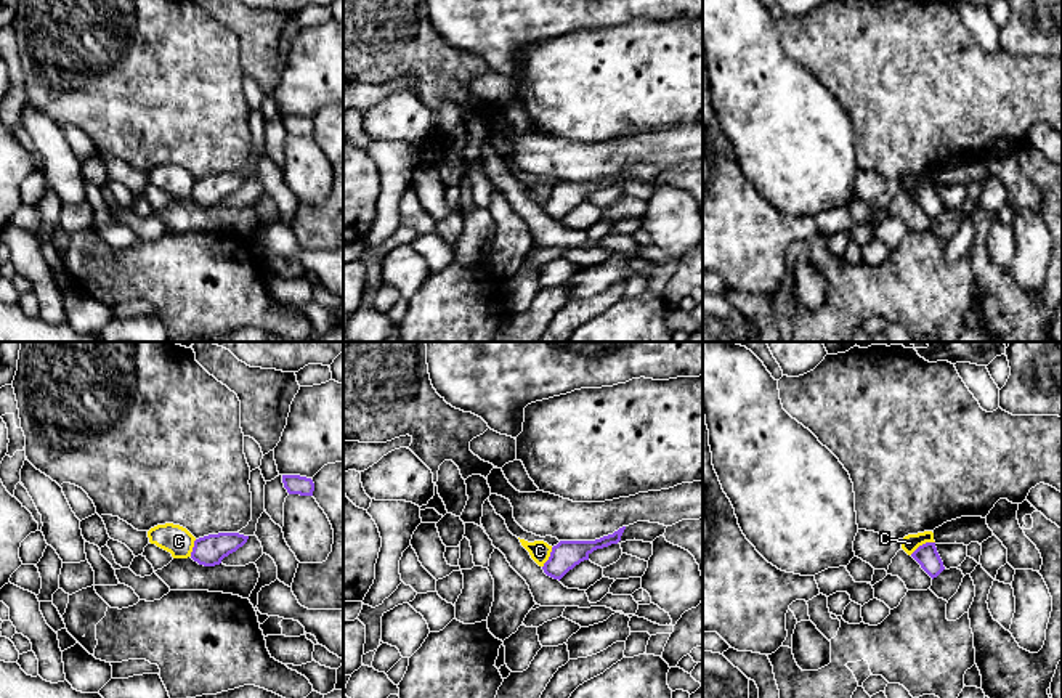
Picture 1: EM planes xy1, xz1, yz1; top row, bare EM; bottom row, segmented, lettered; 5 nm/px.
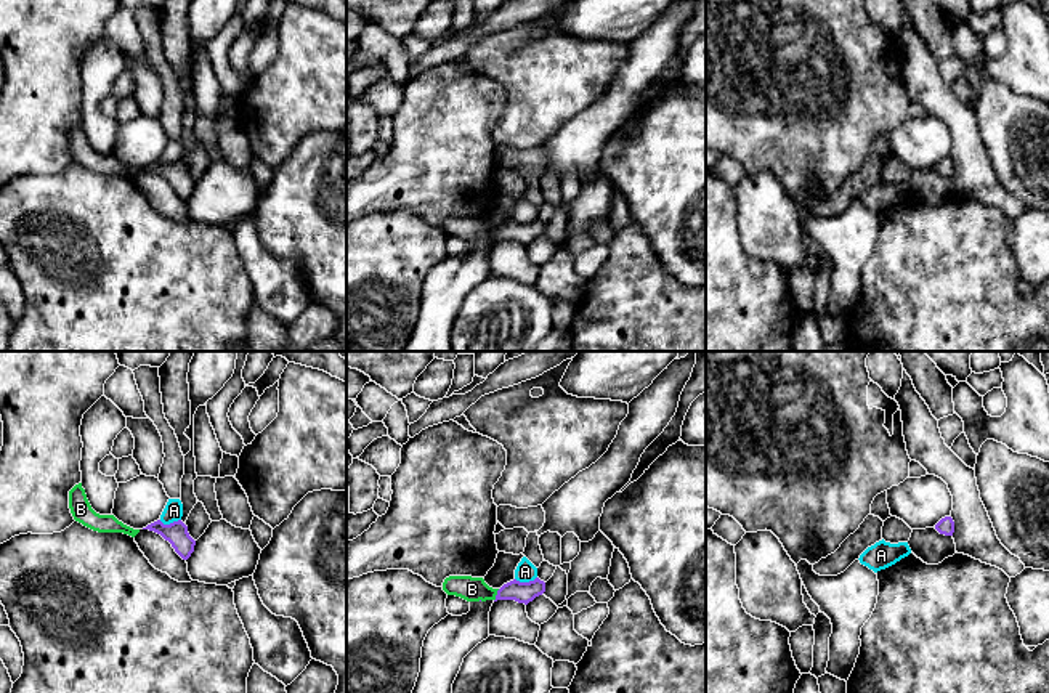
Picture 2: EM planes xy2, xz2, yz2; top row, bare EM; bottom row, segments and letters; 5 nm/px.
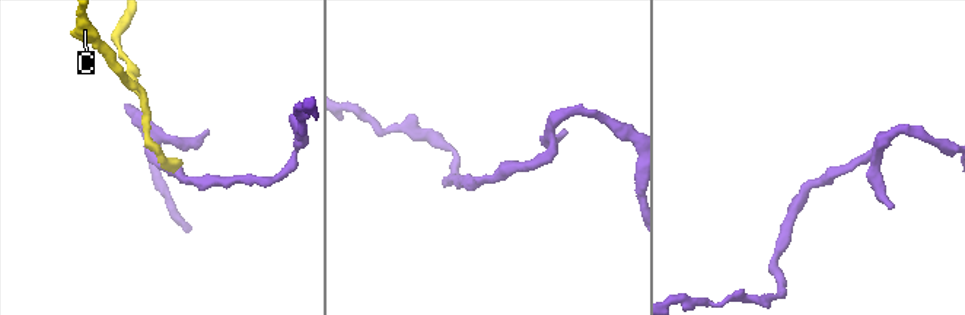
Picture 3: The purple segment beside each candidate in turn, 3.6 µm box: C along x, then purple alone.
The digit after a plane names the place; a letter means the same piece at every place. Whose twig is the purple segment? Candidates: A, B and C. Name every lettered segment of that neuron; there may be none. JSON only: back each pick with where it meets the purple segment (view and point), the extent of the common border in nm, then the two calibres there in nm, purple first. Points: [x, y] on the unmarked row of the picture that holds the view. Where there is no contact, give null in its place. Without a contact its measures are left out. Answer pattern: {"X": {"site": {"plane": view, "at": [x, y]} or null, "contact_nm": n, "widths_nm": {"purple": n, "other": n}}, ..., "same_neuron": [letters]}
{"B": {"site": {"plane": "xz2", "at": [496, 236]}, "contact_nm": 70, "widths_nm": {"purple": 110, "other": 130}}, "same_neuron": ["B"]}

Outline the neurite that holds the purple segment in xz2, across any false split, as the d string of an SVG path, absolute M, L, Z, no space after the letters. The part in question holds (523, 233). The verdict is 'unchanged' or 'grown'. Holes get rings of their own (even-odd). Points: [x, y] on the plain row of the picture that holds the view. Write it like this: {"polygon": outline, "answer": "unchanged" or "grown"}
{"polygon": "M449 217L443 223L443 231L448 236L456 236L467 242L515 241L518 244L528 245L545 233L545 223L539 218L529 223L520 223L513 220L504 225L500 229L492 229L484 223L483 218Z", "answer": "grown"}

